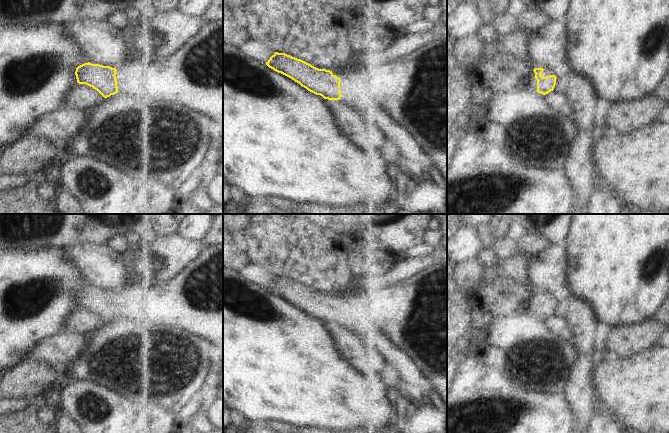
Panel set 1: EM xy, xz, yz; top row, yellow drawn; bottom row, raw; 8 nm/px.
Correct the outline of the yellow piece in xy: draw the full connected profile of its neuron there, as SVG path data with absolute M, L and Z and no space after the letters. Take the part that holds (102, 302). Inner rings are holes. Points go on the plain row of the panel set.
M220 240L214 246L206 247L195 261L162 285L143 286L134 282L117 293L88 286L78 290L75 299L77 307L92 311L104 322L119 316L123 319L134 320L144 326L182 328L223 347L223 240Z

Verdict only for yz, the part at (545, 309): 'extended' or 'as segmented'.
extended

